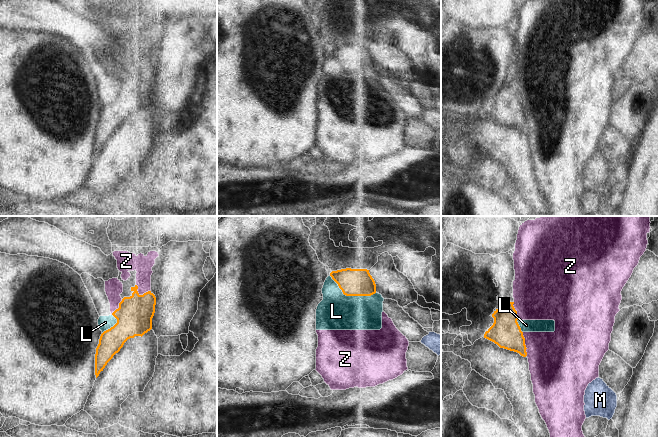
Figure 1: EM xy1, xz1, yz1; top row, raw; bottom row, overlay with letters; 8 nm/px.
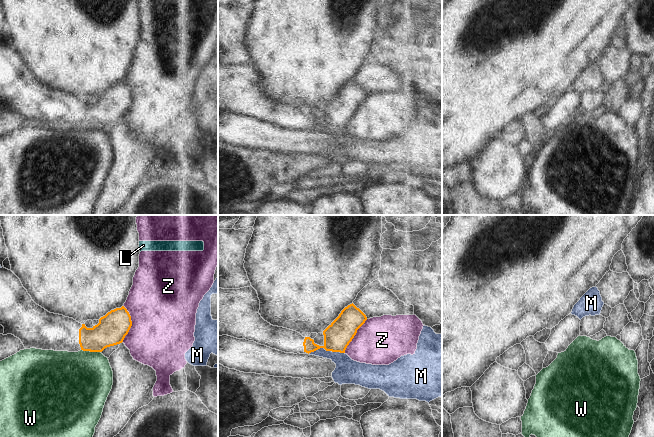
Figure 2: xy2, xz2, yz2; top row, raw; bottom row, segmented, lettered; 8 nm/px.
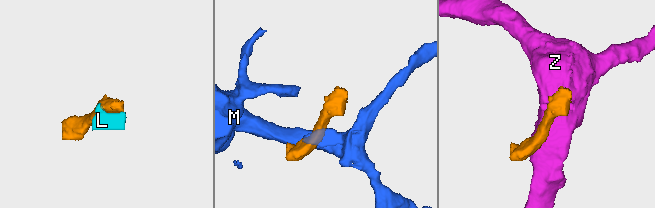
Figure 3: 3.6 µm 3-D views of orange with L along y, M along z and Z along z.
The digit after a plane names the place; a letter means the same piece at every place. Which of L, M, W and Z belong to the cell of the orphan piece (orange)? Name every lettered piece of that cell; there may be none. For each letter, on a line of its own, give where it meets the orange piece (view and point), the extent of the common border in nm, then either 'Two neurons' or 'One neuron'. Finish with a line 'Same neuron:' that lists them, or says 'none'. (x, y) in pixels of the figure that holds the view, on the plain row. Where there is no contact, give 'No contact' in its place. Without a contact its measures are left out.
L: Touches orange at xz1 (351, 71). Shared border 400 nm. Two neurons
M: Touches orange at xz2 (326, 126). Shared border 300 nm. Two neurons
W: Touches orange at xy2 (91, 127). Shared border 160 nm. Two neurons
Z: Touches orange at xy2 (131, 99). Shared border 300 nm. Two neurons
Same neuron: none

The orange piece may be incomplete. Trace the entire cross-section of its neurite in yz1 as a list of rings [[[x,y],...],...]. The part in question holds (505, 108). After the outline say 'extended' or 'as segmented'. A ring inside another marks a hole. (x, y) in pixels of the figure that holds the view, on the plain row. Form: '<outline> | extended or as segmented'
[[[504,78],[499,85],[492,90],[493,101],[485,108],[484,114],[494,118],[500,124],[519,129],[526,133],[526,121],[523,108],[517,98],[517,87],[514,78]]] | as segmented

